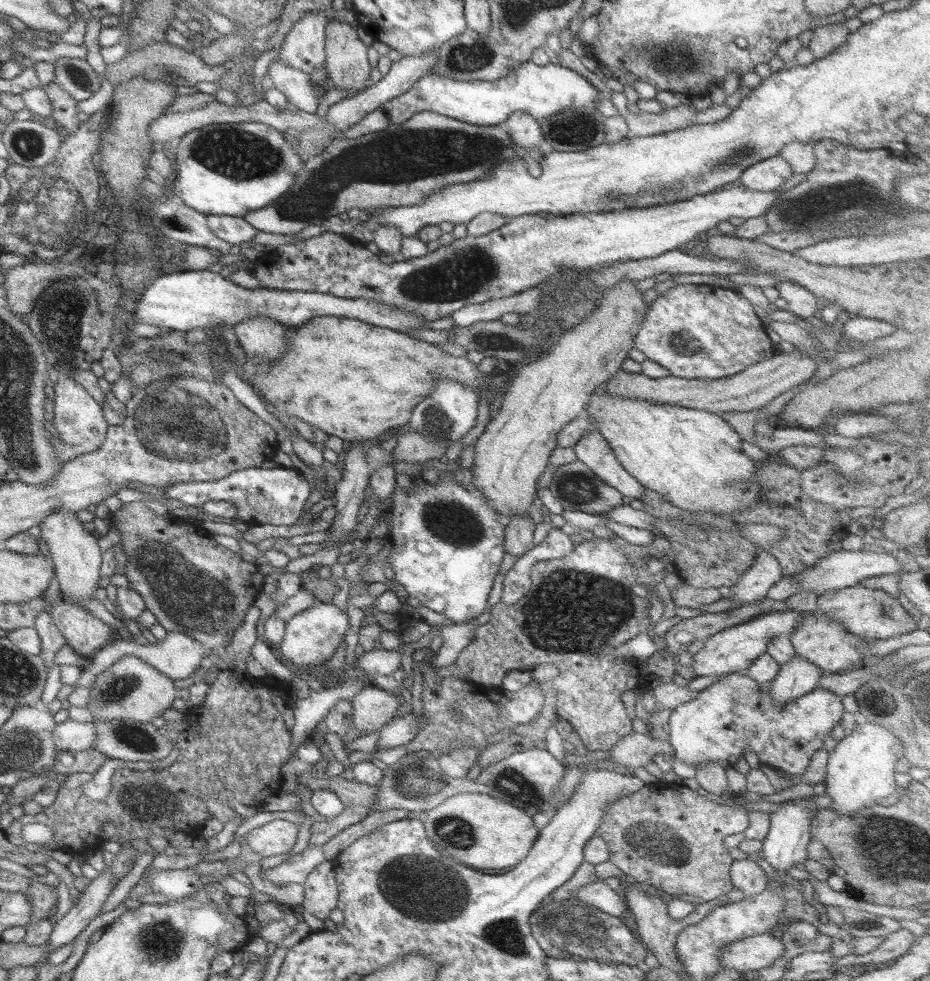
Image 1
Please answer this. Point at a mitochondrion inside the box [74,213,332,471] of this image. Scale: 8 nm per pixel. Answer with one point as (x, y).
(173, 426)

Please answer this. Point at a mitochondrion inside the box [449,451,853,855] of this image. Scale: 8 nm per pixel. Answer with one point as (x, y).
(572, 612)

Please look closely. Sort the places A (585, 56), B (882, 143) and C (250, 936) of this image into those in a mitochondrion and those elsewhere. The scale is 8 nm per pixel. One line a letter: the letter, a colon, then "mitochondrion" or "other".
A: other
B: other
C: other

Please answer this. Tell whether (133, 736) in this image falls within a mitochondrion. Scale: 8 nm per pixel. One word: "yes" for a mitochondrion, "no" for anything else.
yes

